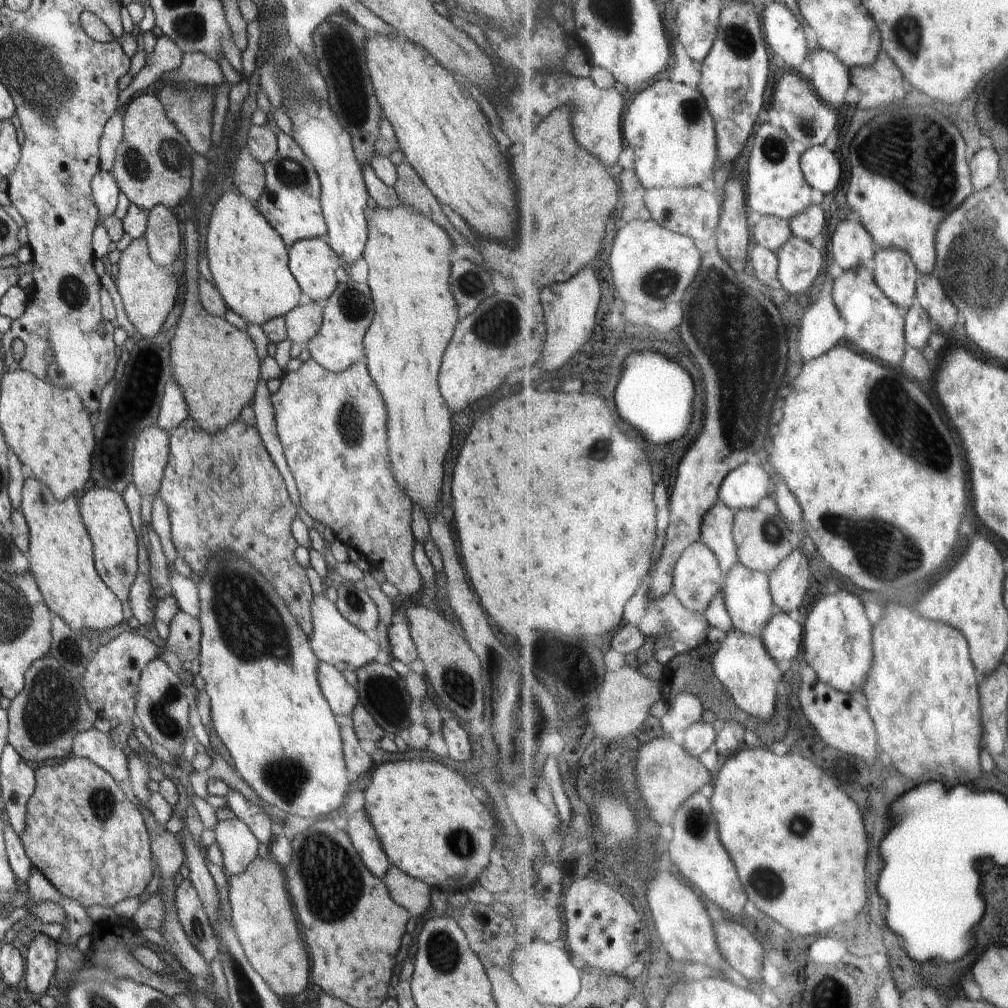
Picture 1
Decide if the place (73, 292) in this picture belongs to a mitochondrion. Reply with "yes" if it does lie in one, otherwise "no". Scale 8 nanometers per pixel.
yes

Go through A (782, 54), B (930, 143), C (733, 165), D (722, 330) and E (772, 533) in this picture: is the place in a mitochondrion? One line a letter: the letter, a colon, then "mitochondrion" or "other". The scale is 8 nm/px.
A: other
B: mitochondrion
C: other
D: mitochondrion
E: mitochondrion

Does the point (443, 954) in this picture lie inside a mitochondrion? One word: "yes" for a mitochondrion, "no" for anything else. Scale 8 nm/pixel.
yes

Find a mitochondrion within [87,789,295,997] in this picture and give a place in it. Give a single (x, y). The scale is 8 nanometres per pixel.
(195, 926)

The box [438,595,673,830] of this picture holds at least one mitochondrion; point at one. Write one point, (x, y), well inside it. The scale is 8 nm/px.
(462, 689)

